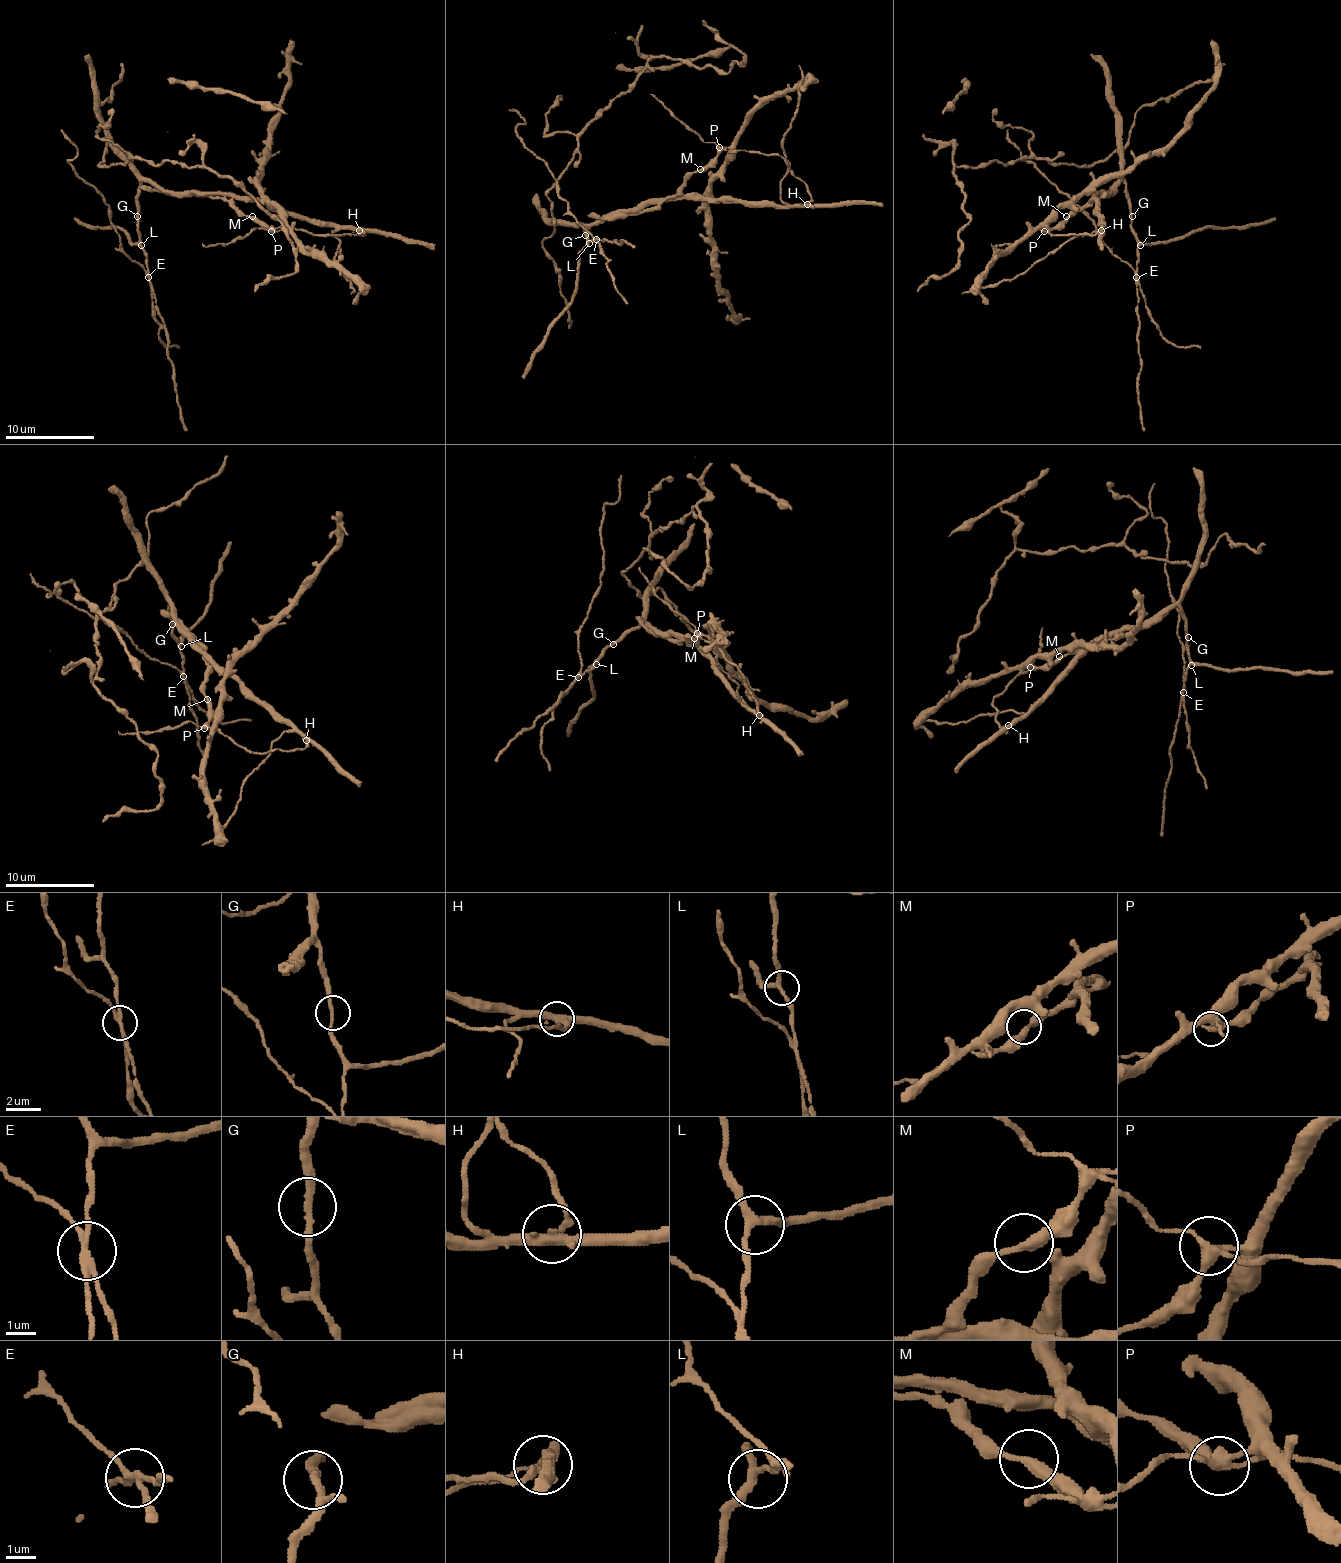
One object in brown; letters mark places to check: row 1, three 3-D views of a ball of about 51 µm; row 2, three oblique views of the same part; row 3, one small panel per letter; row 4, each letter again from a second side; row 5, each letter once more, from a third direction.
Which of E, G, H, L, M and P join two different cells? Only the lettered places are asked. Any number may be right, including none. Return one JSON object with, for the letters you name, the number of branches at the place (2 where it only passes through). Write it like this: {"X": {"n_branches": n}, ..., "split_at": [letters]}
{"E": {"n_branches": 3}, "H": {"n_branches": 3}, "P": {"n_branches": 3}, "split_at": ["E", "H", "P"]}

